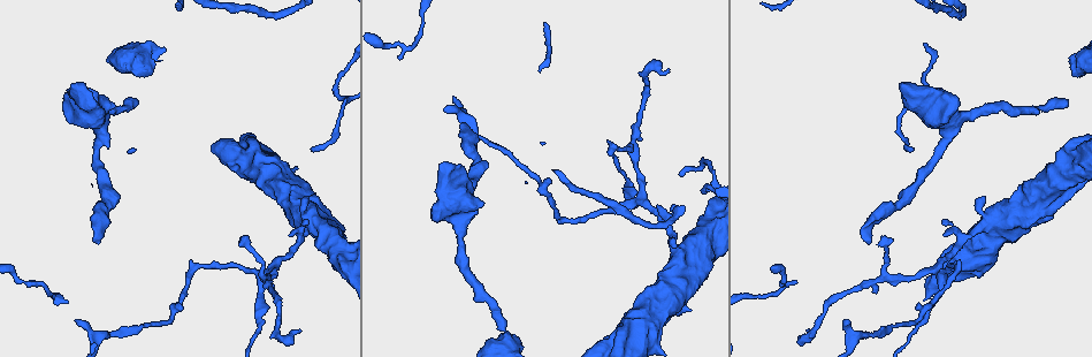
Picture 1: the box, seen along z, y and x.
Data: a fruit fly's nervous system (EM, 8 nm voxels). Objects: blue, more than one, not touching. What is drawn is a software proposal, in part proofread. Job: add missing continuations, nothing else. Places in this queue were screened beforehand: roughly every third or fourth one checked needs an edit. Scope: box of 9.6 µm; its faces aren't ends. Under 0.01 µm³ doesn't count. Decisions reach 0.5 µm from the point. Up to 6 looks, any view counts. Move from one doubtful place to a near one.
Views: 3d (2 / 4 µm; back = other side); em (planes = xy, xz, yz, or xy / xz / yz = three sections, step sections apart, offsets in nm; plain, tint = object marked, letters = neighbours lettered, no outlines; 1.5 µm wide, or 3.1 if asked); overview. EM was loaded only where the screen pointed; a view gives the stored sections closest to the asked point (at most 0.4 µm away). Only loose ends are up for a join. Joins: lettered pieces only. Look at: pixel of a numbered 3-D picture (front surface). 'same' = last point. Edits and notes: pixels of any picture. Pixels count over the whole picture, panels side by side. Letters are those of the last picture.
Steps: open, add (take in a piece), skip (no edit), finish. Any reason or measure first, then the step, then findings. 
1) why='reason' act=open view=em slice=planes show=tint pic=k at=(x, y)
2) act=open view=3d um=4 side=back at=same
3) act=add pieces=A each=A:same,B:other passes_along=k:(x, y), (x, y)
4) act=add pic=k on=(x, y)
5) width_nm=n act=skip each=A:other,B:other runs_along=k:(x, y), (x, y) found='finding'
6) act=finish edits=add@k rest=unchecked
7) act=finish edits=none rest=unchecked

why='an open end' act=open view=em slice=xz step=8 show=letters pic=1 at=(957, 99)

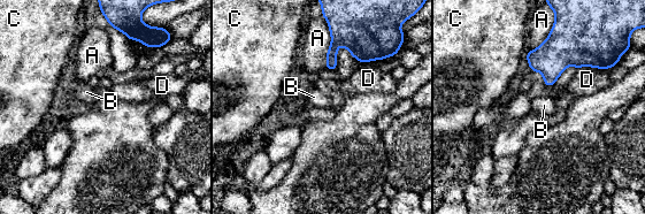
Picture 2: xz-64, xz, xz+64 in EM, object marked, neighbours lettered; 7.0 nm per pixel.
act=open view=em slice=planes show=letters at=same

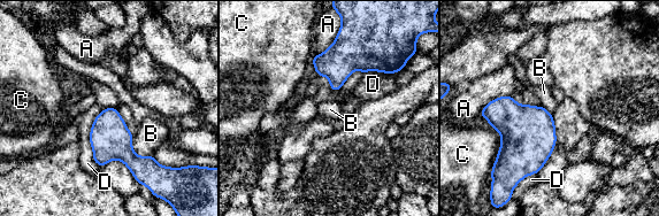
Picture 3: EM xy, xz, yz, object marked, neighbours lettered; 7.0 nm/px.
act=skip each=A:other,B:other,C:other,D:other border=3:(132, 134), (132, 149), (151, 156) found='none of them fits'

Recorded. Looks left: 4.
why='free end' act=open view=3d um=4 pic=1 at=(844, 320)

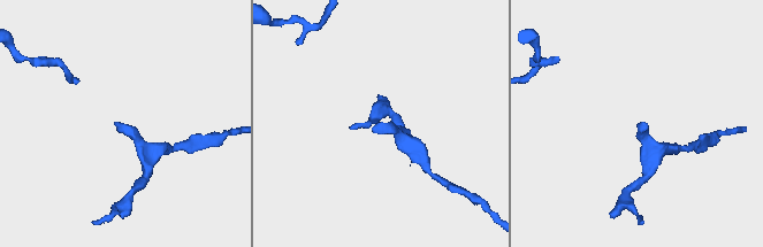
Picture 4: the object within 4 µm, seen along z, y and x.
act=open view=em slice=xy step=8 show=tint pic=4 at=(116, 123)

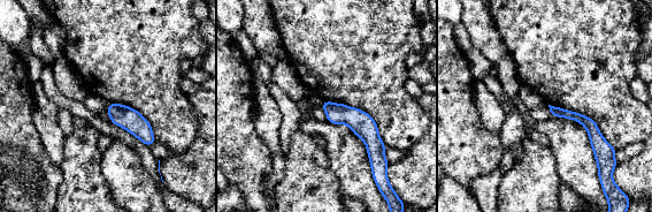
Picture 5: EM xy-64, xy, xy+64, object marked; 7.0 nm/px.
why='cut it another way' act=open view=em slice=planes show=letters at=same

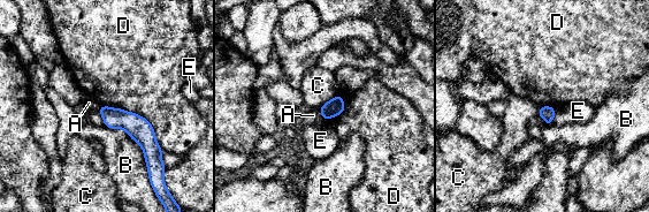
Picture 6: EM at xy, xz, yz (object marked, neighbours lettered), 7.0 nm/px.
width_nm=100 act=skip each=A:other,B:other,C:other,D:other,E:other border=6:(100, 105), (140, 114), (162, 150) found='none of them fits'

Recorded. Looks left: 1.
why='thin end' act=open view=em slice=planes show=letters pic=1 at=(299, 331)

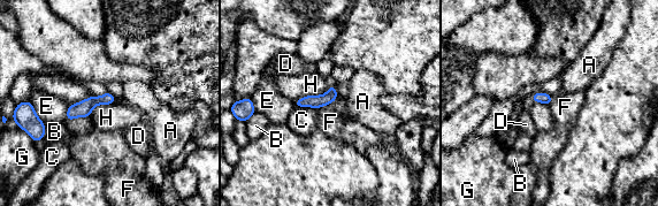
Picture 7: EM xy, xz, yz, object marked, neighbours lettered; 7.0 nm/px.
act=skip each=A:other,B:other,C:other,D:other,E:other,F:other,G:other,H:other runs_along=7:(111, 99), (93, 100), (69, 116) found='no lettered piece goes on from it'

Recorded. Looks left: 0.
act=finish edits=none rest=unchecked

